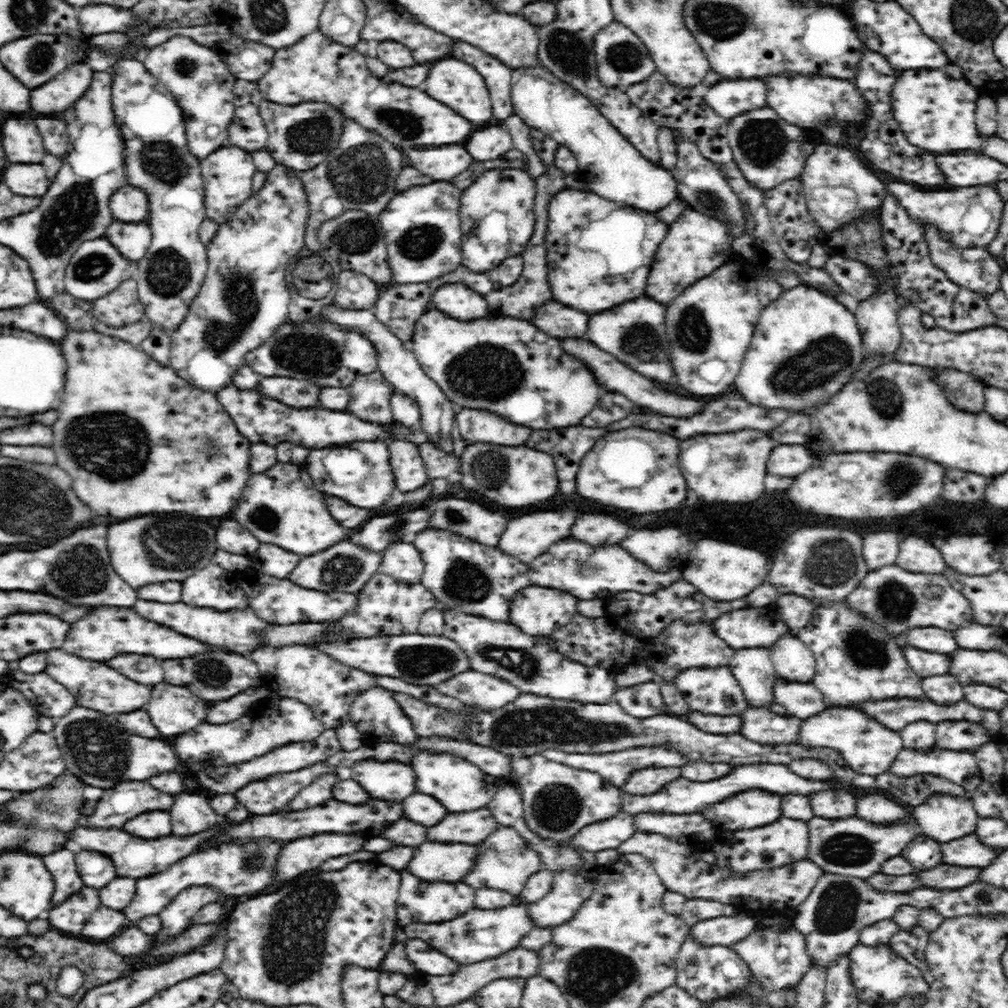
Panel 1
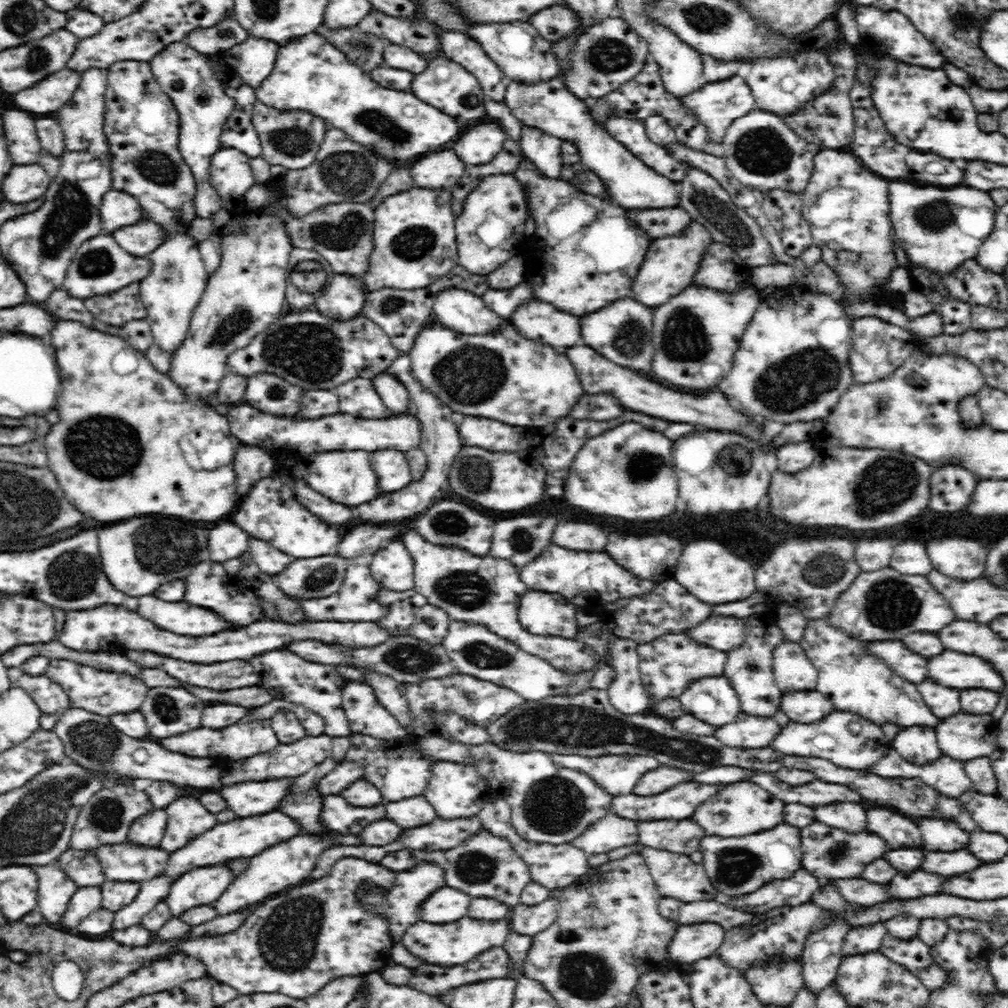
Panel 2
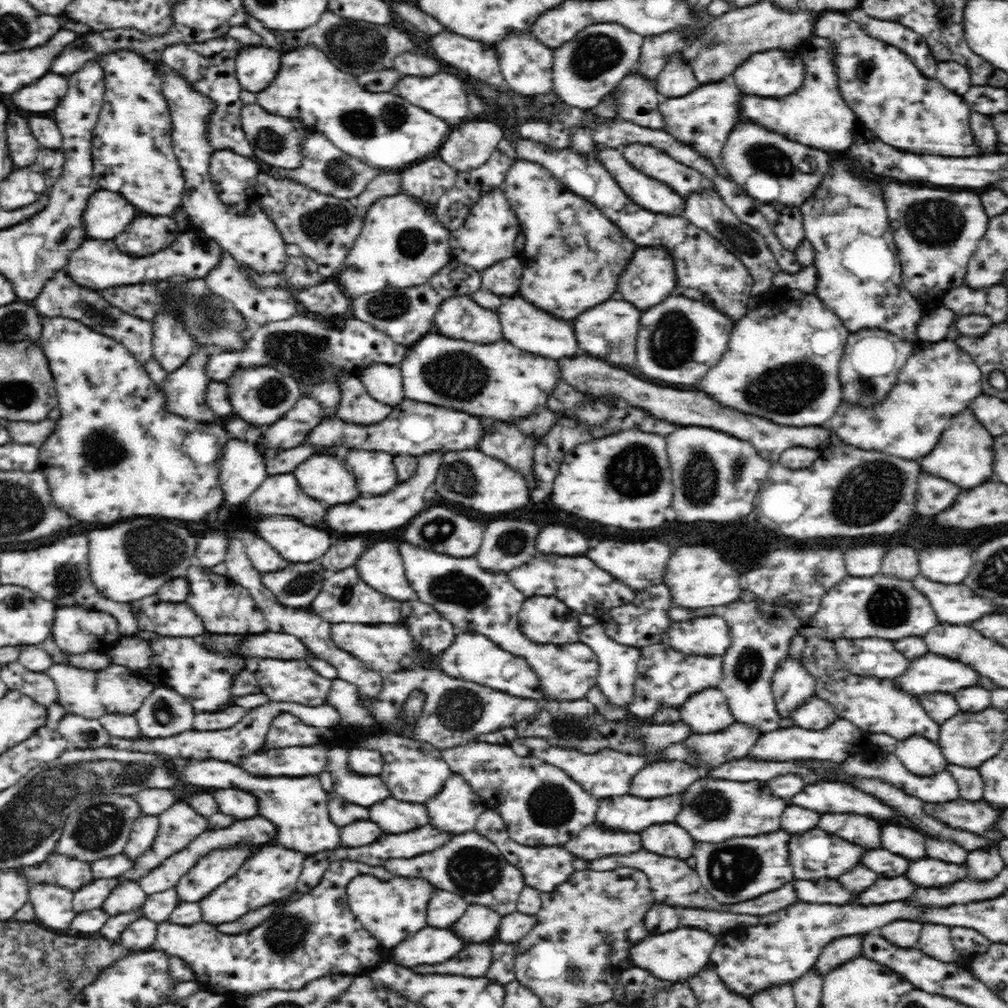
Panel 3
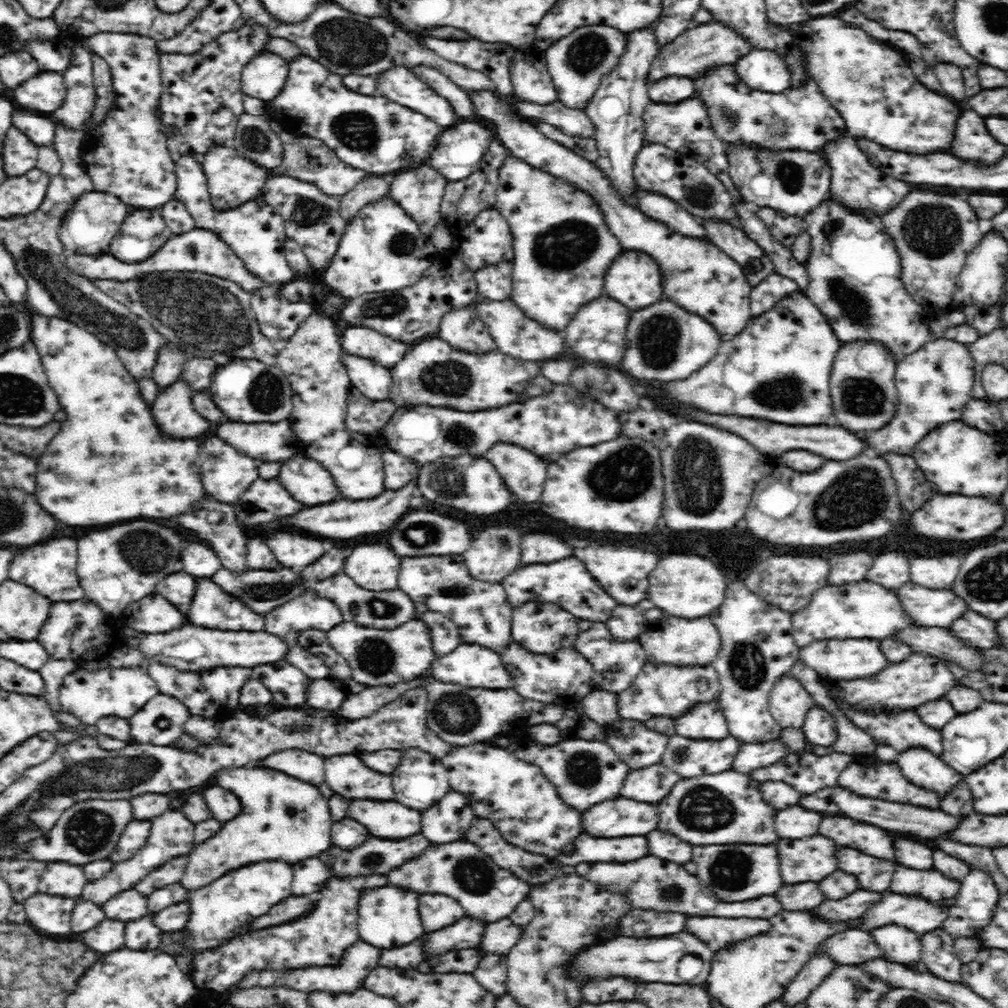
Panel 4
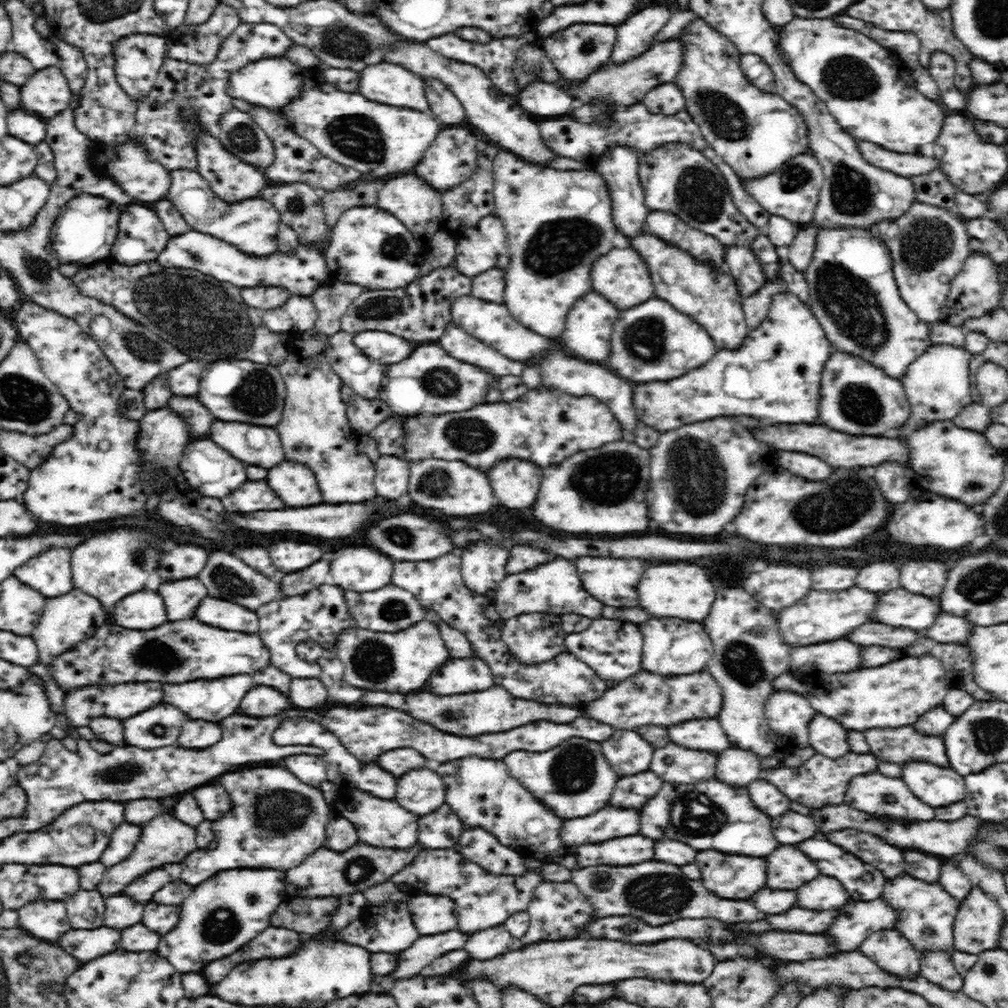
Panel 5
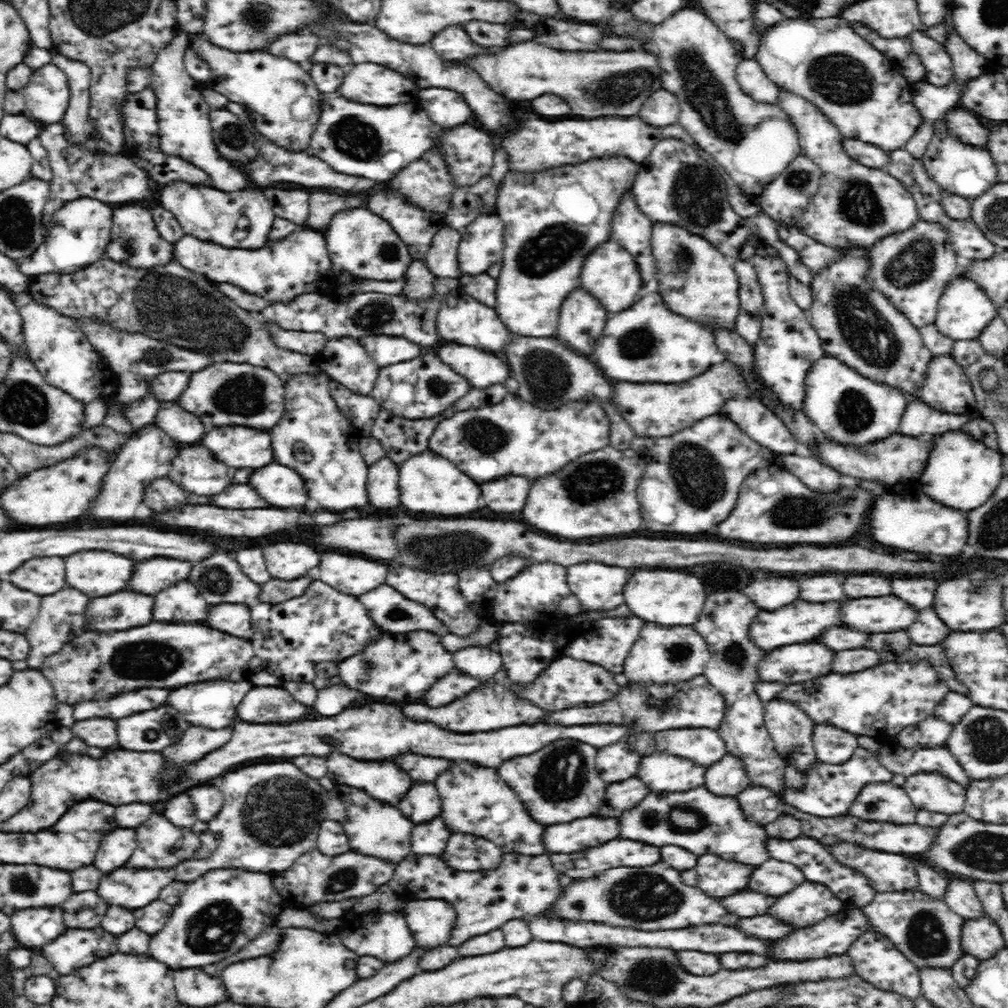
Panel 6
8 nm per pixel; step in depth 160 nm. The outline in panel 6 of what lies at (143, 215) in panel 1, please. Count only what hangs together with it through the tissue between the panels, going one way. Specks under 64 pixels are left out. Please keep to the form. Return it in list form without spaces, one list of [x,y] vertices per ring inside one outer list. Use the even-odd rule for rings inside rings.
[[[78,198],[58,209],[45,237],[46,253],[58,272],[70,274],[101,260],[110,242],[112,223],[112,208],[94,198]]]

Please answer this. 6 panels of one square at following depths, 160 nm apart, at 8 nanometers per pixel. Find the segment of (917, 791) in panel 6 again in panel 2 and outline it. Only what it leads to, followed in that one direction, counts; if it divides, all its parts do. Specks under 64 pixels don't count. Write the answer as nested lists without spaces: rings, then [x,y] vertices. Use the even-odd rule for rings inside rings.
[[[911,726],[901,730],[892,741],[899,756],[917,766],[926,766],[942,758],[934,727]]]

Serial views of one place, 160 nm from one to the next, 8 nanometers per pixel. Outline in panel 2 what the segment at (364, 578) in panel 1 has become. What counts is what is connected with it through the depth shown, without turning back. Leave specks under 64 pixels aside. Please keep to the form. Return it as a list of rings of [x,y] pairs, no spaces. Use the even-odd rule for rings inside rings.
[[[338,556],[304,558],[294,560],[281,573],[274,575],[273,579],[278,578],[280,590],[288,596],[300,600],[326,598],[339,591],[349,565],[350,560]]]

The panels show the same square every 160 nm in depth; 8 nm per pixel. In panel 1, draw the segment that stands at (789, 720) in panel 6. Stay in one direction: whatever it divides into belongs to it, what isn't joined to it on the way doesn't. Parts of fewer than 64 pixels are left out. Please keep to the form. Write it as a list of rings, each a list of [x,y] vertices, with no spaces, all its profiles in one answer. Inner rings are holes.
[[[792,634],[770,648],[771,660],[774,662],[778,678],[786,678],[788,682],[812,682],[814,680],[814,655]]]

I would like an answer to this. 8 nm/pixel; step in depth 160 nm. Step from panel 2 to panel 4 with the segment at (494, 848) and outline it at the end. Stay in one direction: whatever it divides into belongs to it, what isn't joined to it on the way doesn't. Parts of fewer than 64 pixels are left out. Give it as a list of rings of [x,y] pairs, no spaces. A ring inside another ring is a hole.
[[[466,838],[424,850],[418,858],[392,870],[388,874],[388,882],[418,894],[448,894],[466,910],[466,916],[486,922],[509,917],[523,900],[529,898],[531,889],[528,882],[498,867],[492,858],[482,853],[478,845]]]

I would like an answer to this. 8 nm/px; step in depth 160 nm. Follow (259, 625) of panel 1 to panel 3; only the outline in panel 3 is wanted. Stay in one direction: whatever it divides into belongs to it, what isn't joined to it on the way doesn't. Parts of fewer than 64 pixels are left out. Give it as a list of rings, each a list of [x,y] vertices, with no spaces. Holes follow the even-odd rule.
[[[158,596],[142,598],[132,604],[140,630],[154,630],[162,636],[200,636],[206,632],[188,604],[162,602]]]

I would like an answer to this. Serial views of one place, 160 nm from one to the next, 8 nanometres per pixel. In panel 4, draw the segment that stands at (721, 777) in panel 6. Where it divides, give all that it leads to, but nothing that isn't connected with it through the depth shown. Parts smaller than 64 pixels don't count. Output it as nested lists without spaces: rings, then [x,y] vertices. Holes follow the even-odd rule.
[[[781,740],[764,743],[742,744],[738,750],[738,758],[734,758],[732,771],[739,774],[751,776],[756,768],[764,768],[770,766],[774,762],[782,761],[787,755],[788,748]]]

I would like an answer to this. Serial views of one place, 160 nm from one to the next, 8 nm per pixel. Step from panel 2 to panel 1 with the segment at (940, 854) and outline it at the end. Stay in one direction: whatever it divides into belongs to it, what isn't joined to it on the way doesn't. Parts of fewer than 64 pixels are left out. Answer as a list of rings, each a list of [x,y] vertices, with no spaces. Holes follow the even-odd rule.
[[[974,834],[966,838],[958,838],[953,841],[941,843],[942,862],[948,866],[978,866],[986,868],[998,852],[992,848],[986,848]]]

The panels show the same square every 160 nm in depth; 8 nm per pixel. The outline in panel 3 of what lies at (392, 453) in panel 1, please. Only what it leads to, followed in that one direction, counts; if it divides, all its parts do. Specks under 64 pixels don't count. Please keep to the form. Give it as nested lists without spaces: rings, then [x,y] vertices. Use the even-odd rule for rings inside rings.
[[[349,448],[342,450],[341,452],[342,454],[346,454],[345,456],[341,456],[341,458],[345,457],[346,460],[354,461],[354,467],[346,468],[353,468],[354,474],[352,475],[356,480],[356,487],[359,492],[362,492],[362,494],[372,494],[372,496],[378,496],[378,494],[384,494],[384,492],[392,490],[392,488],[398,484],[397,470],[394,469],[393,455],[382,450],[356,450],[356,448]]]

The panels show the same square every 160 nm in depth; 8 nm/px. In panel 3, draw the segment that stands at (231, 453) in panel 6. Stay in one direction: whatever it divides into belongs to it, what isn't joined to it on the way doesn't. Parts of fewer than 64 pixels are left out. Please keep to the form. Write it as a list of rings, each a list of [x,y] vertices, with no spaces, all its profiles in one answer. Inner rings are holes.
[[[304,395],[278,422],[265,425],[264,446],[288,450],[307,442],[307,435],[320,423],[322,407]]]

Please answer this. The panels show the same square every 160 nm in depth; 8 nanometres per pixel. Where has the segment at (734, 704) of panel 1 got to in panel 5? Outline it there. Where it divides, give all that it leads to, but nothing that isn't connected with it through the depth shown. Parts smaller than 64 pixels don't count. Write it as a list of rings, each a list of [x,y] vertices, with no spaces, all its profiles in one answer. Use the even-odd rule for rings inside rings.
[[[690,719],[667,728],[669,741],[689,750],[710,751],[721,754],[731,743],[718,719]]]

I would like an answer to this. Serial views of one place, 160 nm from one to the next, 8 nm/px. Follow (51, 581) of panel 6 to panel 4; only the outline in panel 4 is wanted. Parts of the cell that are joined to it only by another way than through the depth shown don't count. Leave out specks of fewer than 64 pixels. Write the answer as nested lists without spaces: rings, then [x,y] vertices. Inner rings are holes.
[[[60,538],[42,546],[32,546],[26,552],[14,556],[10,564],[10,578],[36,589],[36,592],[54,602],[64,602],[64,600],[70,602],[86,598],[81,582],[78,582],[76,576],[76,548],[78,544],[72,538]]]

